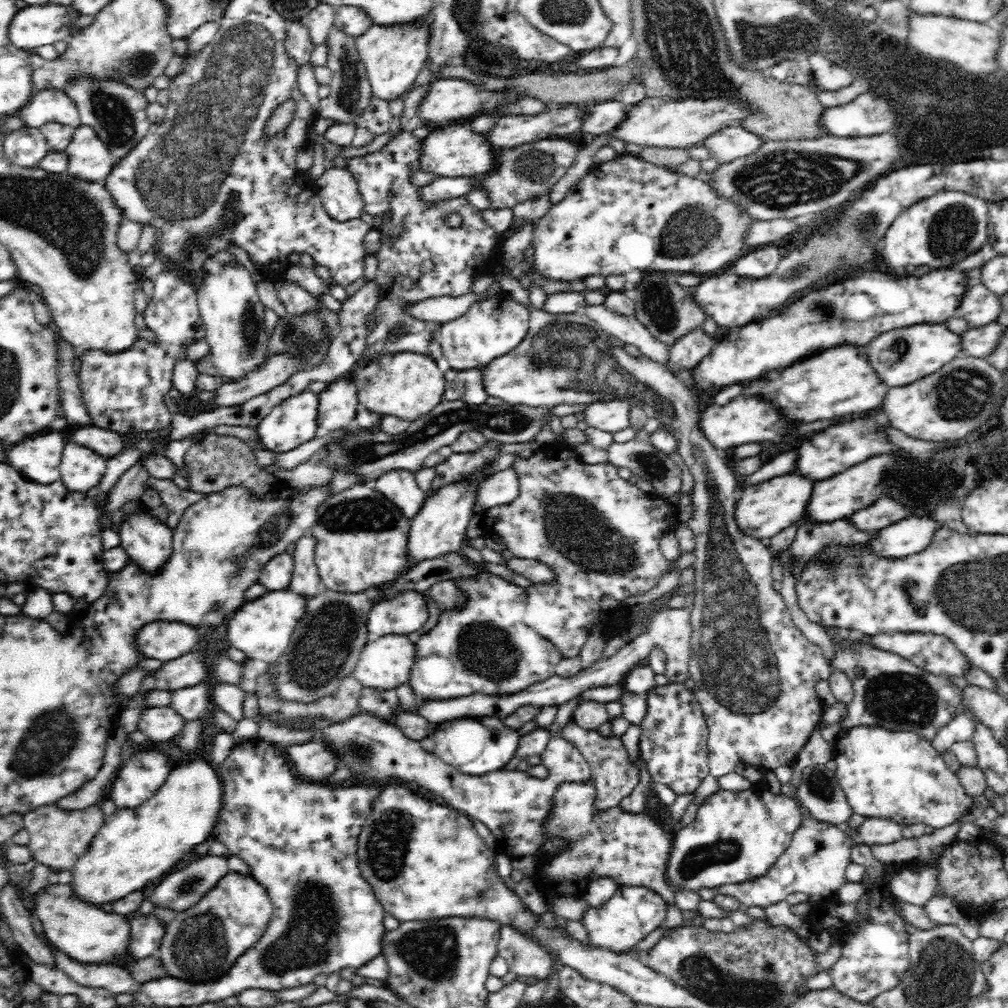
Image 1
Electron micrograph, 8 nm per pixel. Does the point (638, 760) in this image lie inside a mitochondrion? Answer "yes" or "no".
no

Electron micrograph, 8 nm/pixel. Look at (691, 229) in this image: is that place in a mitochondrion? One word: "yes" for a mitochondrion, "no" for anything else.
yes

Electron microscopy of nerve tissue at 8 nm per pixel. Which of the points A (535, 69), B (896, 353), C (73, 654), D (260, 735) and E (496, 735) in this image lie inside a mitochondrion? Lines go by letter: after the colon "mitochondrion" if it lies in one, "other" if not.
A: other
B: mitochondrion
C: other
D: other
E: mitochondrion

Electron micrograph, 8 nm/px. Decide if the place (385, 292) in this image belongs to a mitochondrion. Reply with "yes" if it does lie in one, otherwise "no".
no

